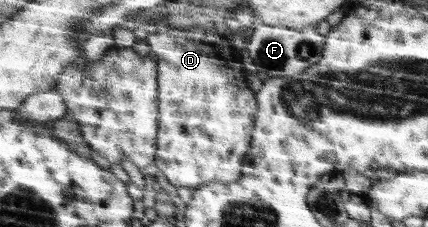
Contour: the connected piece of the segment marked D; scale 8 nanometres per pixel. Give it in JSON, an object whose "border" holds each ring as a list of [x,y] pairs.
{"border":[[[215,29],[150,31],[146,41],[158,57],[160,71],[162,125],[156,169],[160,169],[175,187],[189,187],[194,191],[209,182],[237,181],[242,176],[242,163],[251,143],[251,130],[258,111],[256,93],[247,85],[247,73],[243,69],[240,50],[229,45],[229,39],[225,41]]]}

